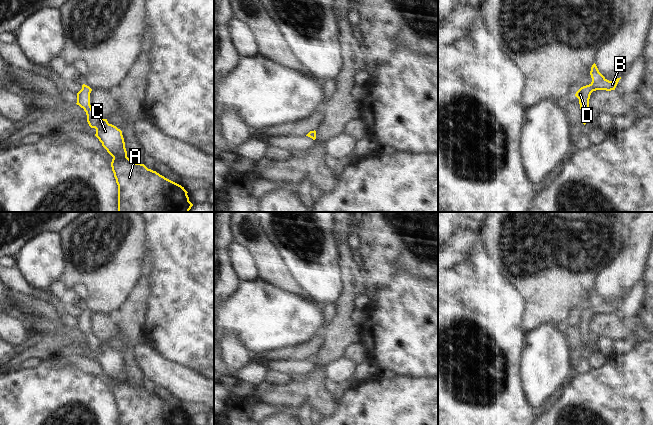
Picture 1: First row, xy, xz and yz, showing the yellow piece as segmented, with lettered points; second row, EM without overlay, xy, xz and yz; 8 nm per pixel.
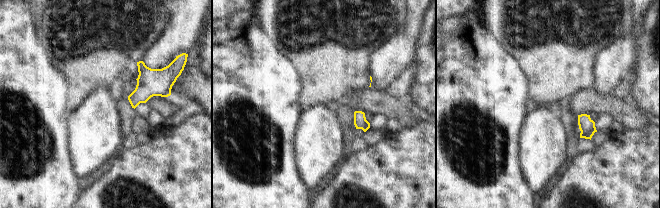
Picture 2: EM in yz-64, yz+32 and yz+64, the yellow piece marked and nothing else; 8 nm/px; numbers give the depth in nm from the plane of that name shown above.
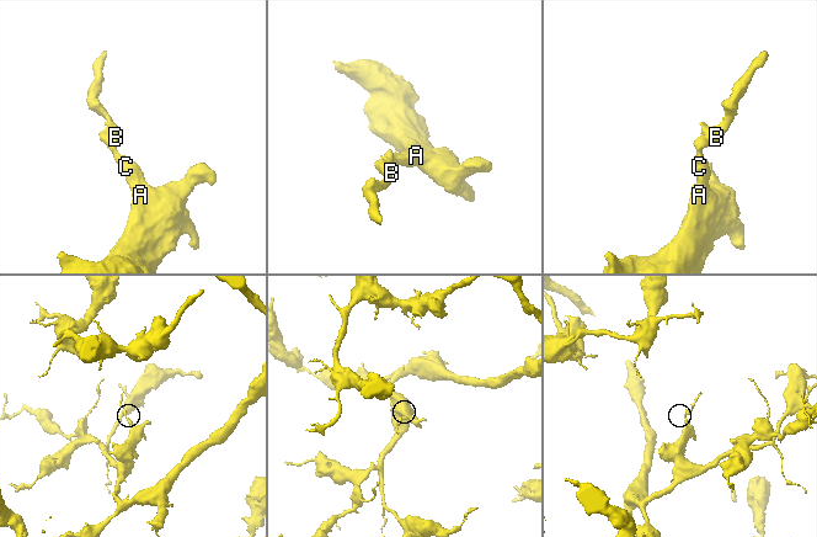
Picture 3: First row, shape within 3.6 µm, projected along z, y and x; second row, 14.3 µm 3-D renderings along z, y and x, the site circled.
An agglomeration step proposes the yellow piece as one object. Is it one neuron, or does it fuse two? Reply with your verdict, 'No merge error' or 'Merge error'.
No merge error.

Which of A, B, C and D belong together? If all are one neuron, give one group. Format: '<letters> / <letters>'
A B C D

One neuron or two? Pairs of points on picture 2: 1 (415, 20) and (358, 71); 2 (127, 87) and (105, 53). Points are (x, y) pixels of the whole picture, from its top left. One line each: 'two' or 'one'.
1: two
2: one

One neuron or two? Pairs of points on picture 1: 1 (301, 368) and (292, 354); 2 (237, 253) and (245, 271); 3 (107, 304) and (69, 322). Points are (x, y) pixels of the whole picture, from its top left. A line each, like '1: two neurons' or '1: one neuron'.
1: two neurons
2: one neuron
3: one neuron

